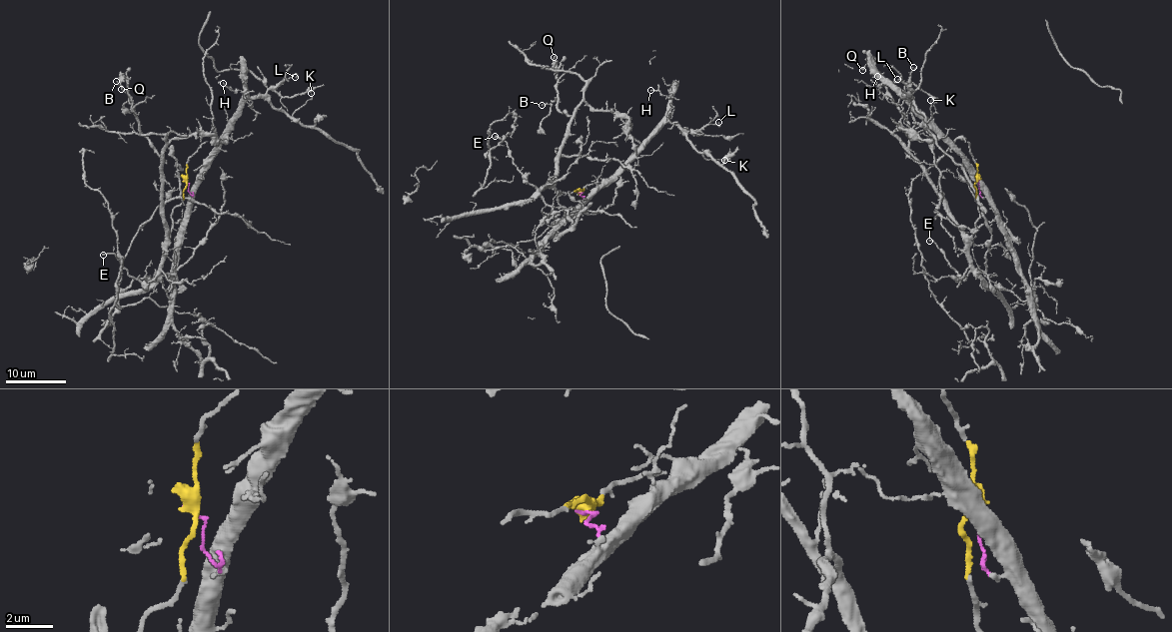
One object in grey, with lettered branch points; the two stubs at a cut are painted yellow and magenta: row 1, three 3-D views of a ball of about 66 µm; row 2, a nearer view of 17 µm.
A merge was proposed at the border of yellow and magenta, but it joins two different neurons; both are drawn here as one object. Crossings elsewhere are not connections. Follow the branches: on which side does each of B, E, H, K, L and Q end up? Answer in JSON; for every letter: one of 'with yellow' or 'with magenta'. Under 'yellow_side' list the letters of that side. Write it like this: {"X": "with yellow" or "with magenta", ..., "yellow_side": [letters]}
{"B": "with yellow", "E": "with yellow", "H": "with magenta", "K": "with magenta", "L": "with magenta", "Q": "with yellow", "yellow_side": ["B", "E", "Q"]}

